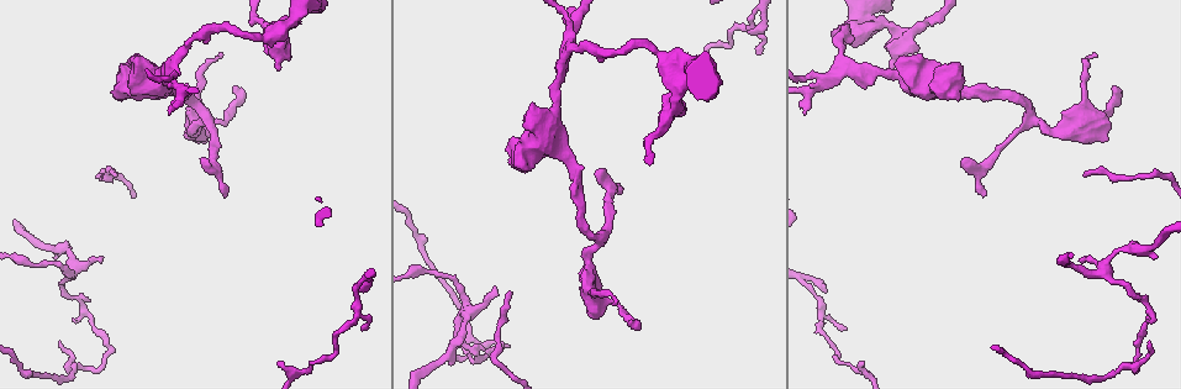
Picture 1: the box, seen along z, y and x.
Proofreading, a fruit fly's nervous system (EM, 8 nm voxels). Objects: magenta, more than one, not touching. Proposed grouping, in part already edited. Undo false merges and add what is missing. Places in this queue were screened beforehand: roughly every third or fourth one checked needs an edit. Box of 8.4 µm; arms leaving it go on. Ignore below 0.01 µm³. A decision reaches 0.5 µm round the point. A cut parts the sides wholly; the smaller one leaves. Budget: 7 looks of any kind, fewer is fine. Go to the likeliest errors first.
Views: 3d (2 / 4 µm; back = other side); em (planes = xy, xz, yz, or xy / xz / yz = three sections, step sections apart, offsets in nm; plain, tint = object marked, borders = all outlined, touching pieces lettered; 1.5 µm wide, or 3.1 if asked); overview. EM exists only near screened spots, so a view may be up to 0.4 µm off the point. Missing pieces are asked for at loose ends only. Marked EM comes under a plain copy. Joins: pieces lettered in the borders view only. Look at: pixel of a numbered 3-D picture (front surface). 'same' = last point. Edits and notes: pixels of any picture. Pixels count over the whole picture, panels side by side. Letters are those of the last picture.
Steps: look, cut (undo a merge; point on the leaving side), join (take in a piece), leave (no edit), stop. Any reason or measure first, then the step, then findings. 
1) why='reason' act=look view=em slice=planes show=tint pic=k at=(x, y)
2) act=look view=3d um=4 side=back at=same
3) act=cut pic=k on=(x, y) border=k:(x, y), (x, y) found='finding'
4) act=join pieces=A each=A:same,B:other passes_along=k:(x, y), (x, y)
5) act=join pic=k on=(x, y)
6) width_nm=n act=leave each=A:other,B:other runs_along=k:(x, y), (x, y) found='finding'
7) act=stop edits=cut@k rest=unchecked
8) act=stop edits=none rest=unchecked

why='tapers out' act=look view=em slice=yz step=4 show=borders pic=1 at=(1095, 54)

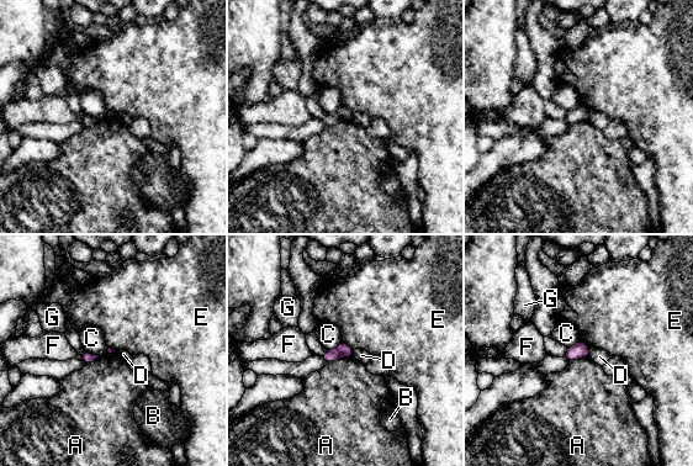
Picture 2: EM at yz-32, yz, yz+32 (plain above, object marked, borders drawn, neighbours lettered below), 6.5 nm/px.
width_nm=70 longest_contact=A:180nm act=leave each=A:other,B:other,C:other,D:other,E:other,F:other,G:other found='no lettered piece goes on from it'

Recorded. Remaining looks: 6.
why='branch stops here' act=look view=em slice=yz step=8 show=borders pic=1 at=(618, 192)

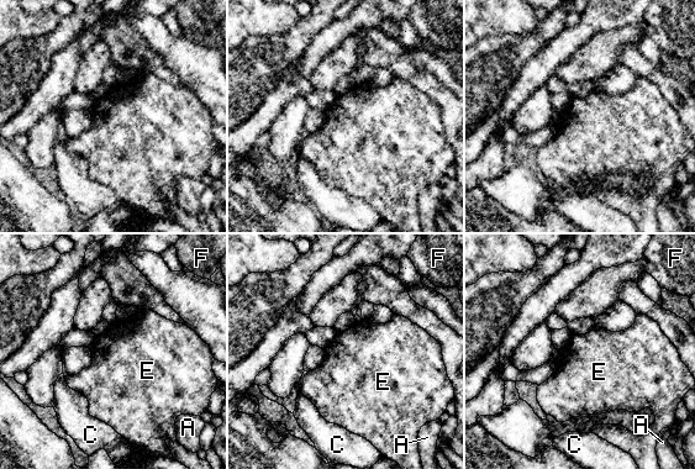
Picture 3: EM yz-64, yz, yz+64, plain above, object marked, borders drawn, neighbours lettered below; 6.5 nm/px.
act=look view=em slice=planes show=borders at=same

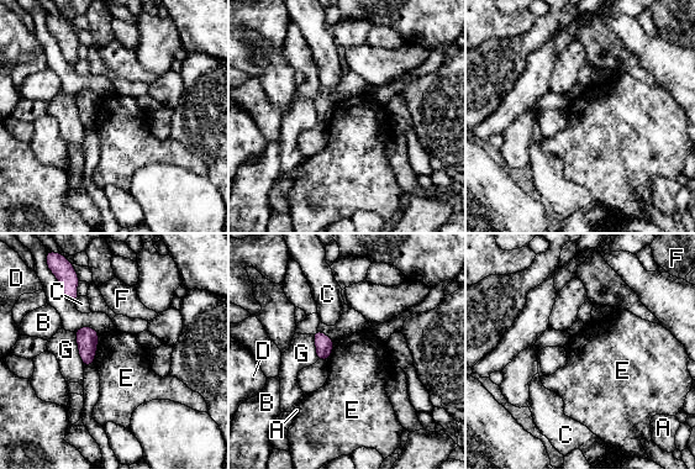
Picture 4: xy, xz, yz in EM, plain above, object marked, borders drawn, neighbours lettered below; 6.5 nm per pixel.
longest_contact=G:240nm act=leave each=A:other,B:other,C:other,D:other,E:other,F:other,G:other border=4:(74, 331), (78, 354), (85, 365) found='none of them fits'

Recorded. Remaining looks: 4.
why='tapers out' act=look view=em slice=planes show=borders pic=1 at=(367, 326)

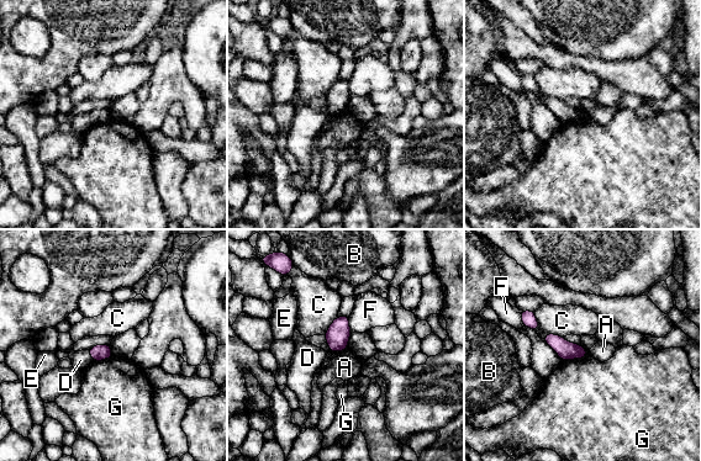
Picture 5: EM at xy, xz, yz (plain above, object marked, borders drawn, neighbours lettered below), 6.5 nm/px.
longest_contact=G:170nm act=leave each=A:other,B:other,C:other,D:other,E:other,F:other,G:other found='none of them fits'

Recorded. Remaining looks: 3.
act=stop edits=none rest=unchecked

